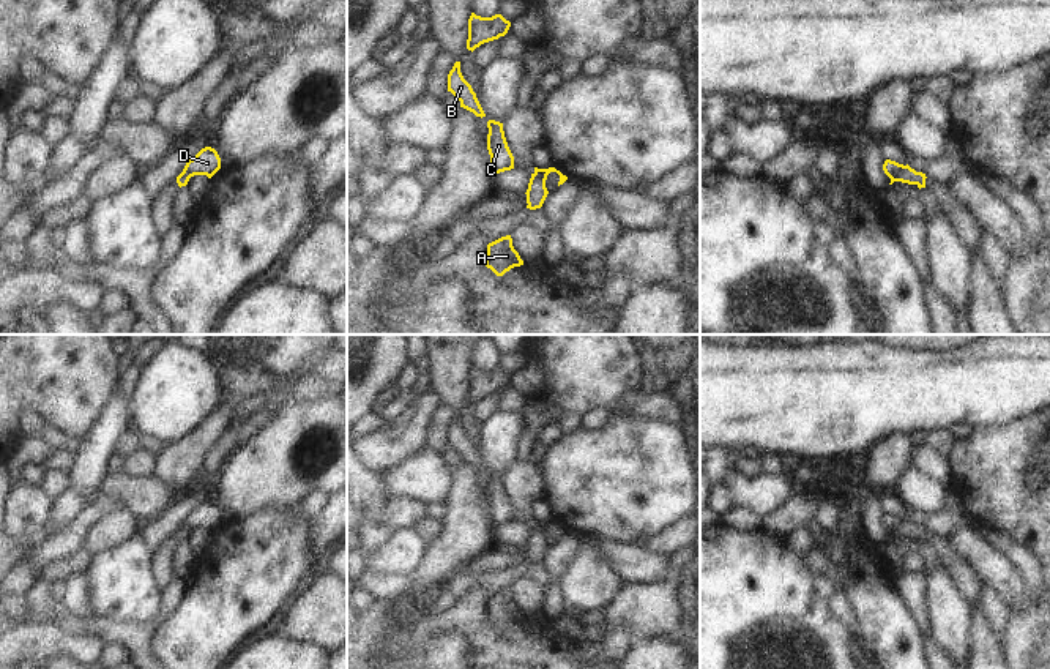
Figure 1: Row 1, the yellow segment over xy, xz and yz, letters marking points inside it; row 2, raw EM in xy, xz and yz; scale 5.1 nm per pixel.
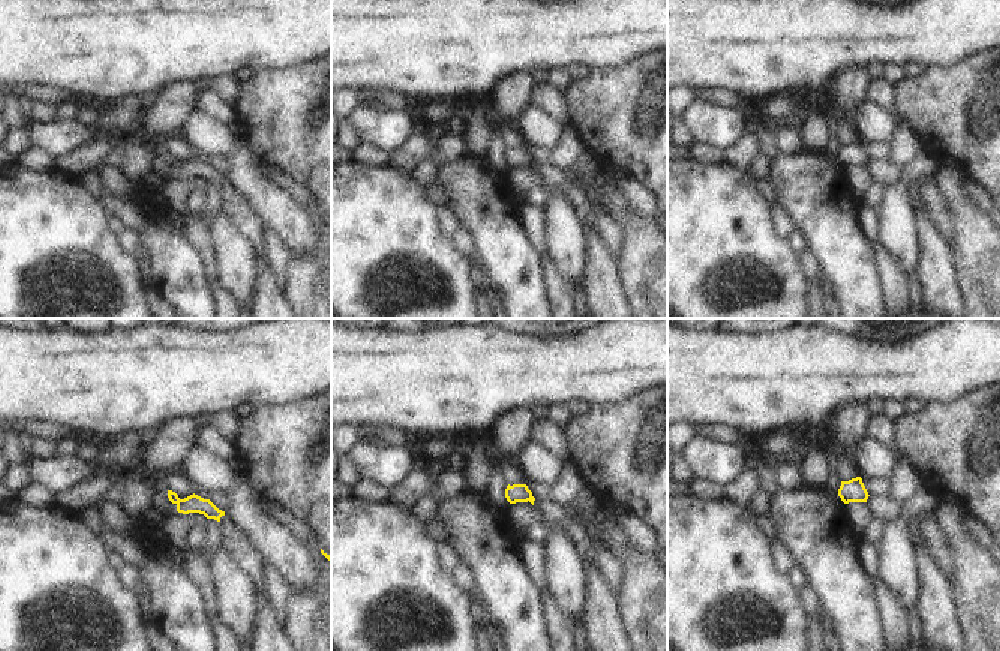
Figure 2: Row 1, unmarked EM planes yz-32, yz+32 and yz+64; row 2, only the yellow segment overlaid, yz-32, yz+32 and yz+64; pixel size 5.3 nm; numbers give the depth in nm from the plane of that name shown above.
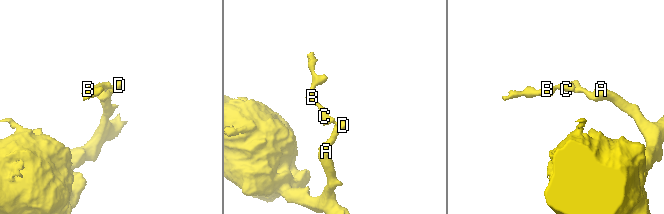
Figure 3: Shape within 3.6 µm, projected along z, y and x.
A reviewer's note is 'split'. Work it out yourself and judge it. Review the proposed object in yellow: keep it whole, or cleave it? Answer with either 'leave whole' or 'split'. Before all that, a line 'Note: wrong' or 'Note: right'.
Note: right
split

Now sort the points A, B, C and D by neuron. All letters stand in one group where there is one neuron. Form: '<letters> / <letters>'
A / B C D

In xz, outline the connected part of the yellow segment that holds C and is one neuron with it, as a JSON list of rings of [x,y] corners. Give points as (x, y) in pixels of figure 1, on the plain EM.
[[[489,473],[487,481],[487,503],[490,508],[490,521],[495,527],[514,522],[514,510],[508,500],[503,477]]]

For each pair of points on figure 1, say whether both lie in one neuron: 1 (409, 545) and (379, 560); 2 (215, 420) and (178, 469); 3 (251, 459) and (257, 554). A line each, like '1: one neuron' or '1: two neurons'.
1: one neuron
2: one neuron
3: two neurons

